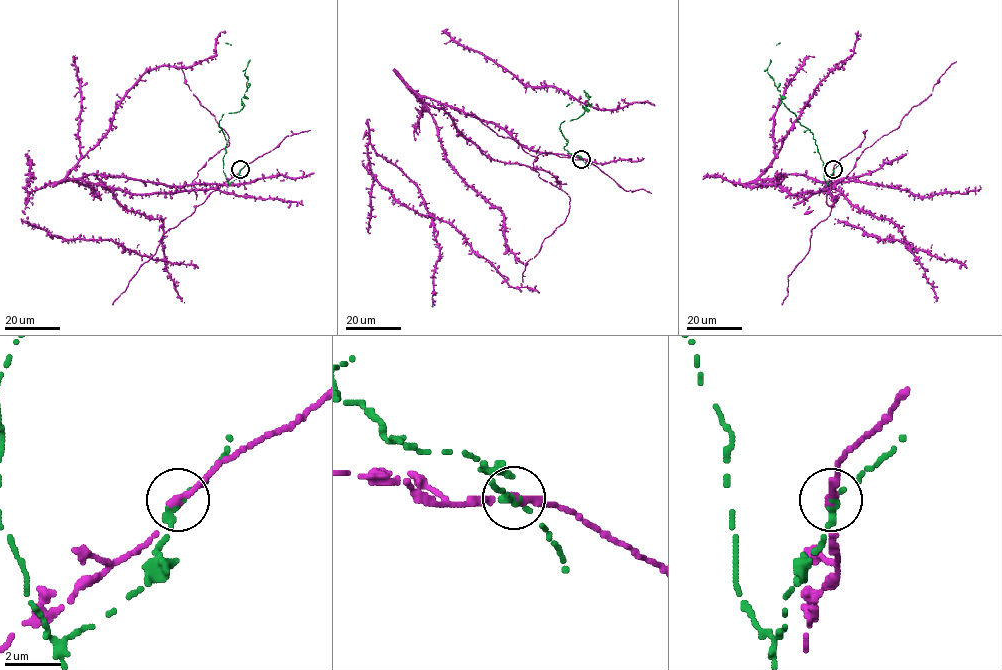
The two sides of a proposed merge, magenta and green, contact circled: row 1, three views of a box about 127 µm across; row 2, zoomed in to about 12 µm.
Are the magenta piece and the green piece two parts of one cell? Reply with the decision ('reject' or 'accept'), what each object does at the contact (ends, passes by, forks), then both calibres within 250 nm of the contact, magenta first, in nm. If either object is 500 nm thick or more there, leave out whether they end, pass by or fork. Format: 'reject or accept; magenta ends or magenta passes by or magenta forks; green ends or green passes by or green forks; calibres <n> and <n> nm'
reject; magenta passes by; green ends; calibres 260 and 300 nm

